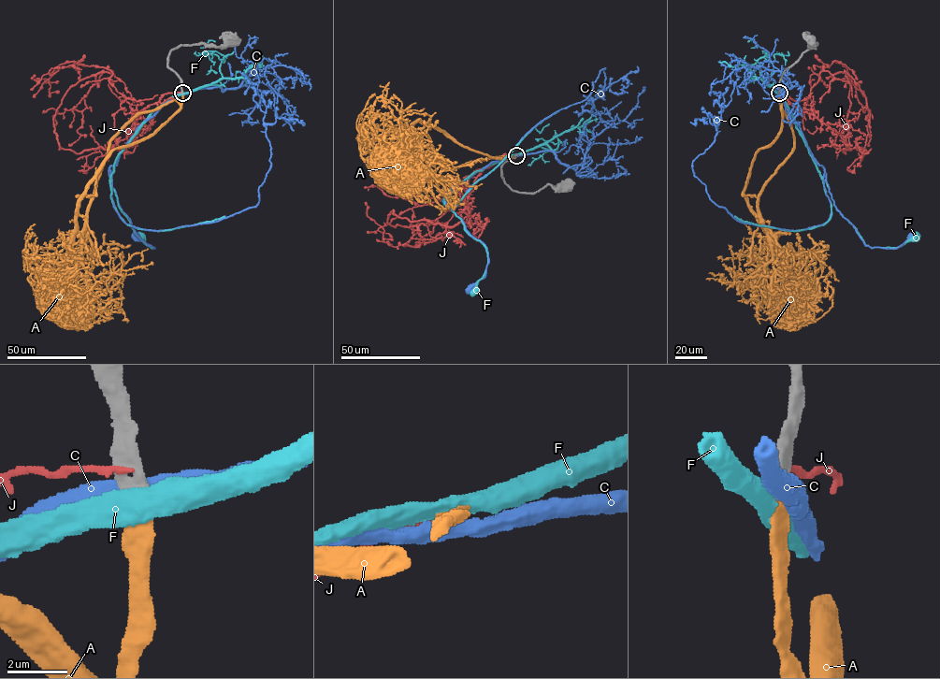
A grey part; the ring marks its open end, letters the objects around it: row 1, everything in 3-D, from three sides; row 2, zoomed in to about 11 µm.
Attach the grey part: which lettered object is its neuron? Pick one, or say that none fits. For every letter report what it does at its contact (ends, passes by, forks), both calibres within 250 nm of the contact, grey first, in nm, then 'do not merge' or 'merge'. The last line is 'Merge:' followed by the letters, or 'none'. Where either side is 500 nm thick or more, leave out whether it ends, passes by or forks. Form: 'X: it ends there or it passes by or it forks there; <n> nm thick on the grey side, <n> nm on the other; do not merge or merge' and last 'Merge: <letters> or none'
A: it ends there; 440 nm thick on the grey side, 440 nm on the other; merge
C: 480 nm thick on the grey side, 600 nm on the other; do not merge
F: 480 nm thick on the grey side, 500 nm on the other; do not merge
J: 600 nm thick on the grey side, 200 nm on the other; do not merge
Merge: A

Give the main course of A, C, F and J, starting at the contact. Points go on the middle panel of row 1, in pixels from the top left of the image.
A: (516, 155), (490, 157), (429, 123), (412, 124), (397, 162), (401, 173), (425, 179), (452, 175), (476, 186)
C: (516, 155), (492, 162), (456, 185), (442, 200), (486, 248), (485, 274), (470, 289)
F: (516, 155), (477, 171), (455, 184), (443, 200), (460, 219), (464, 229), (485, 248), (487, 263), (473, 292)
J: (515, 155), (479, 174), (452, 226), (393, 210), (387, 222), (429, 223), (444, 200), (382, 226), (365, 202)

